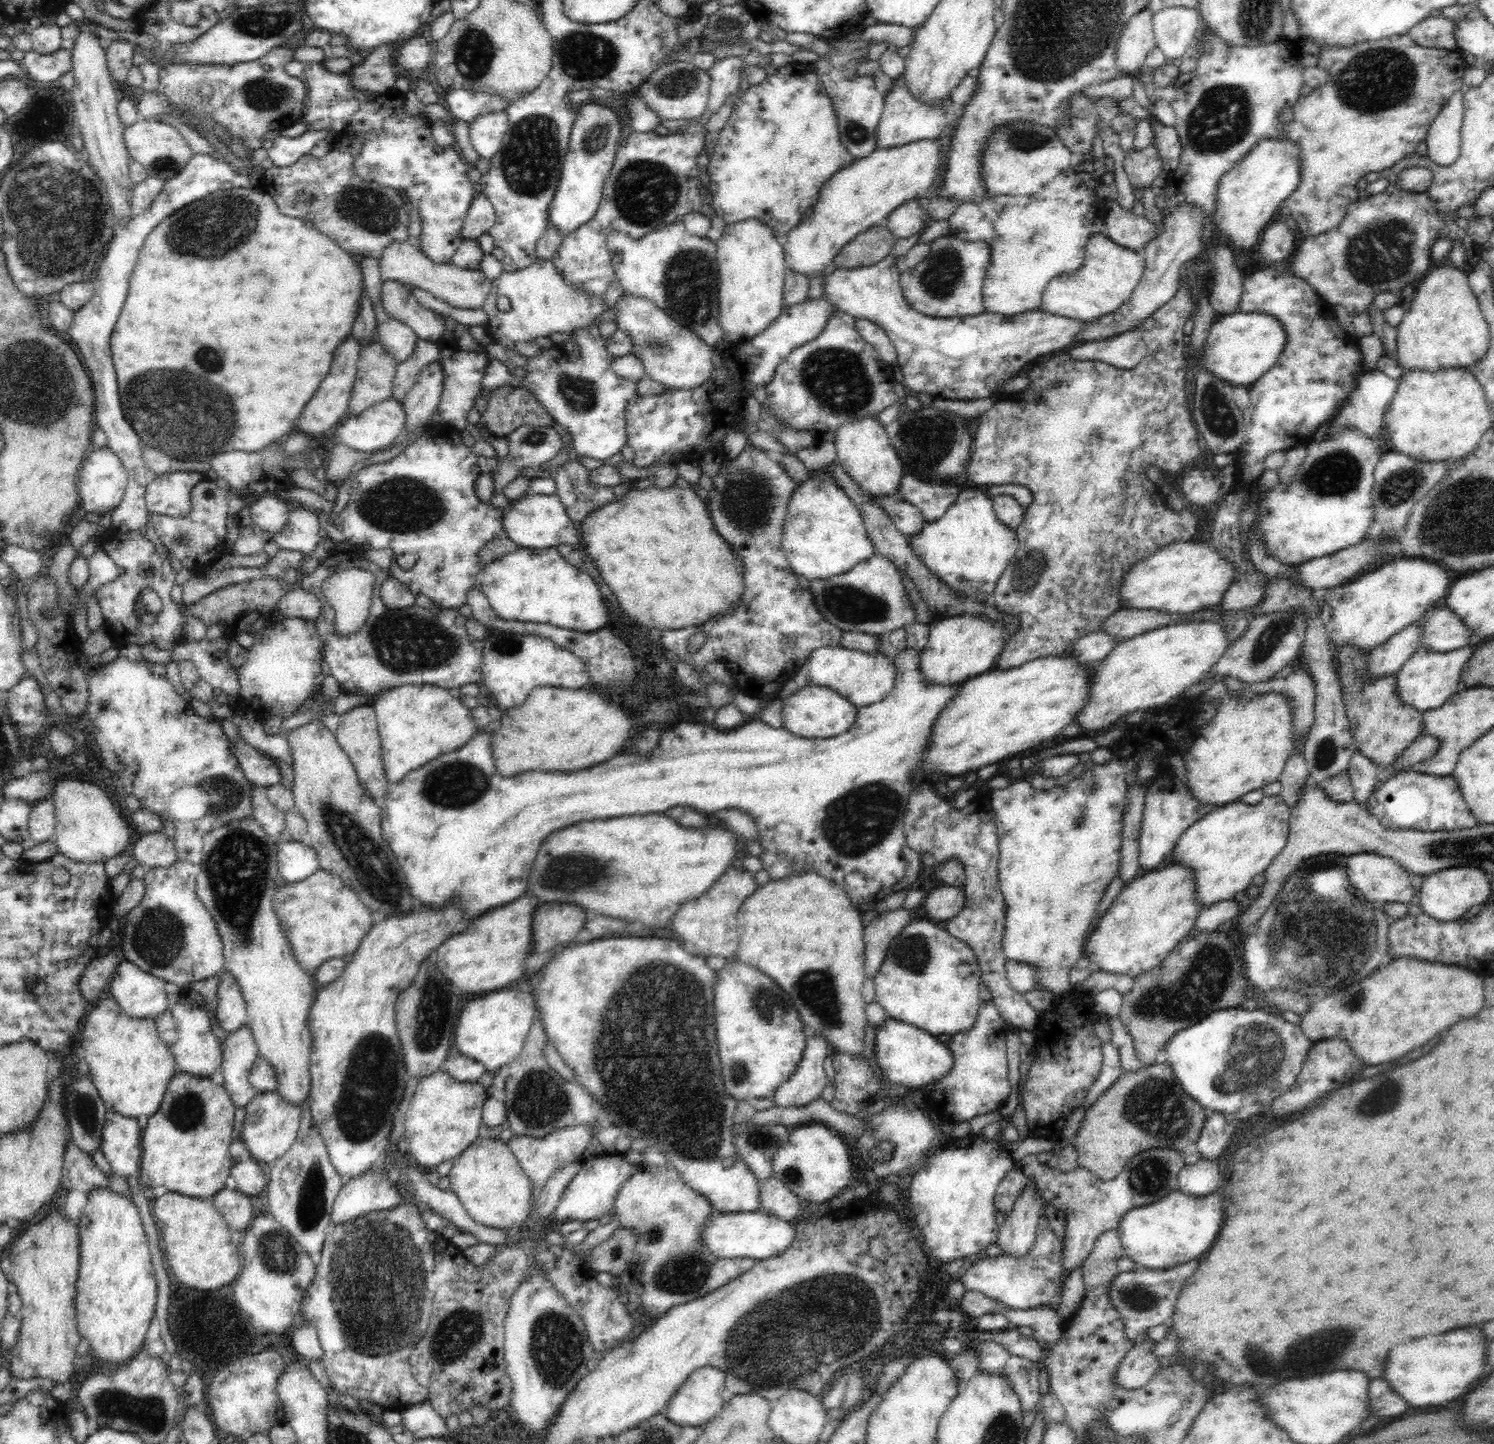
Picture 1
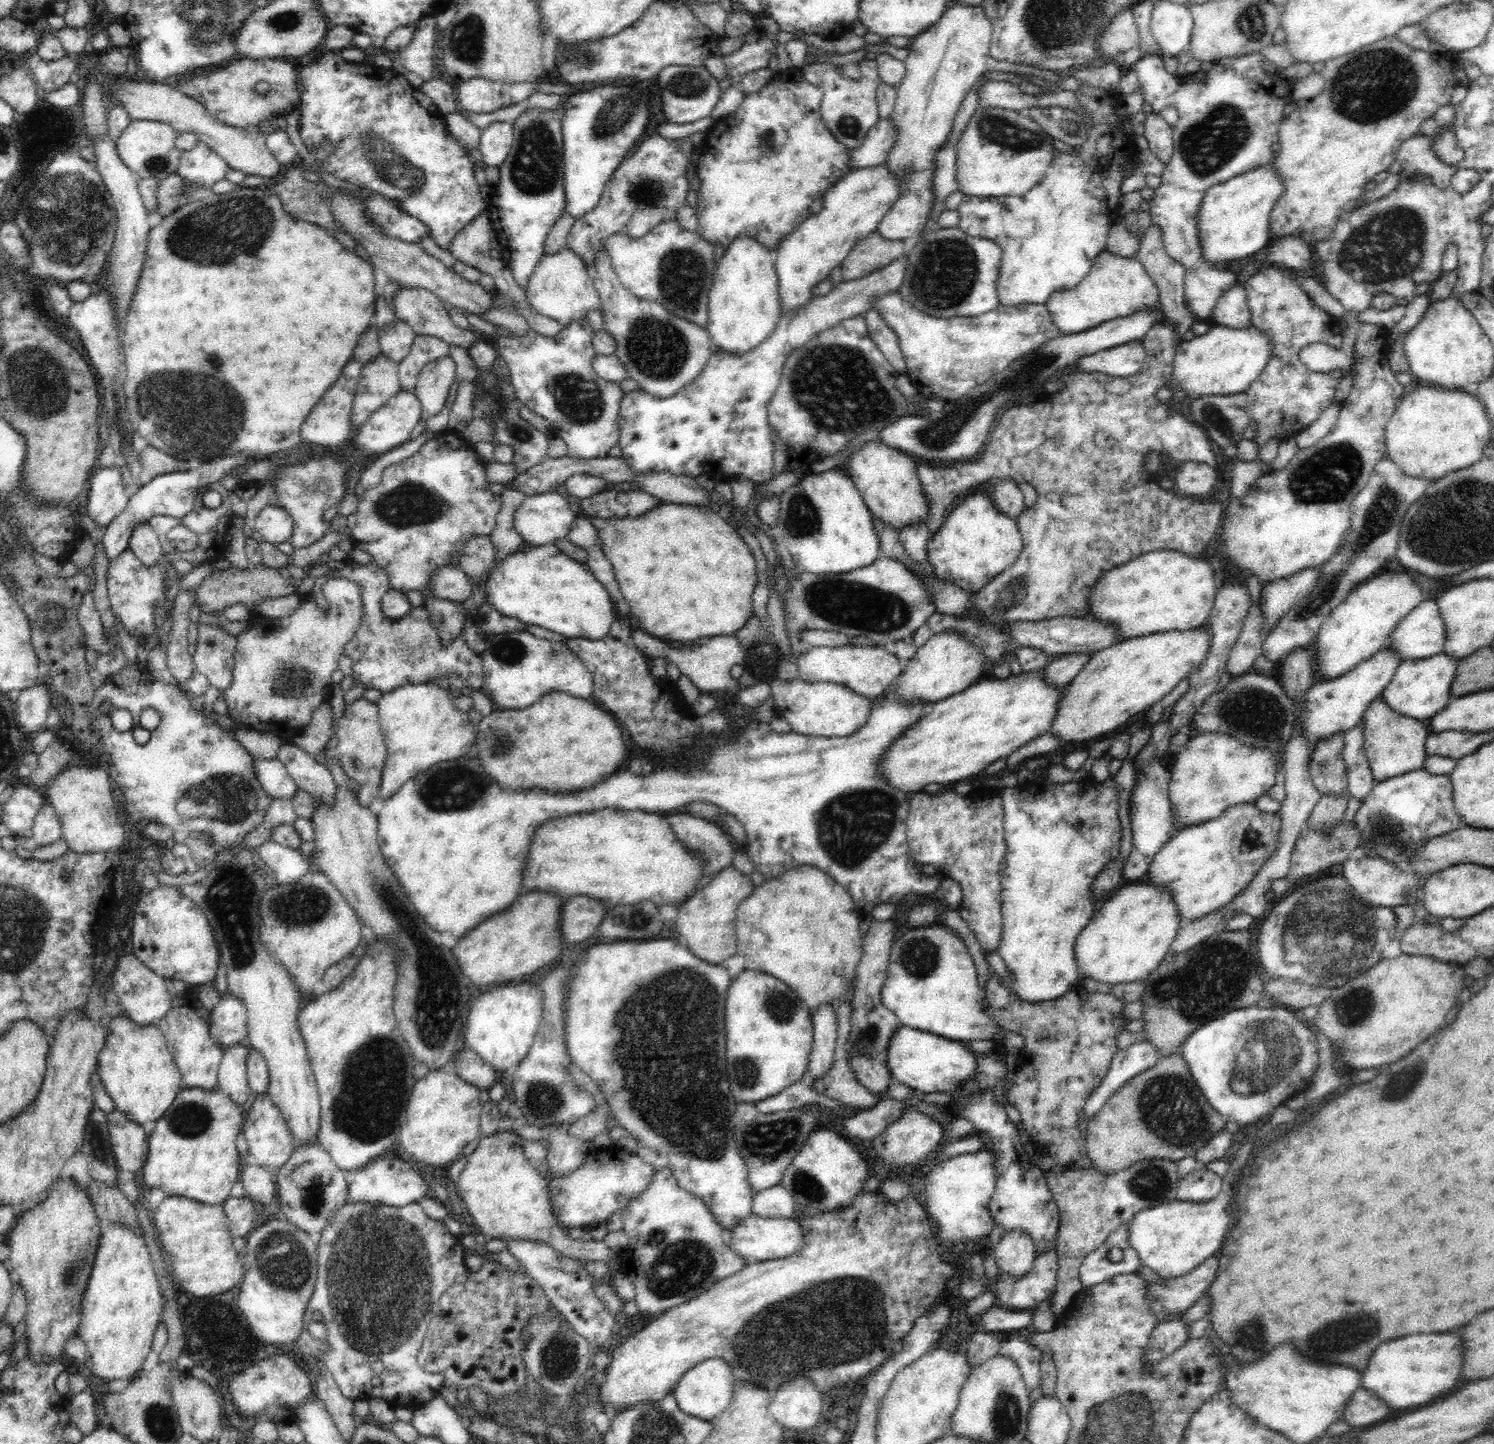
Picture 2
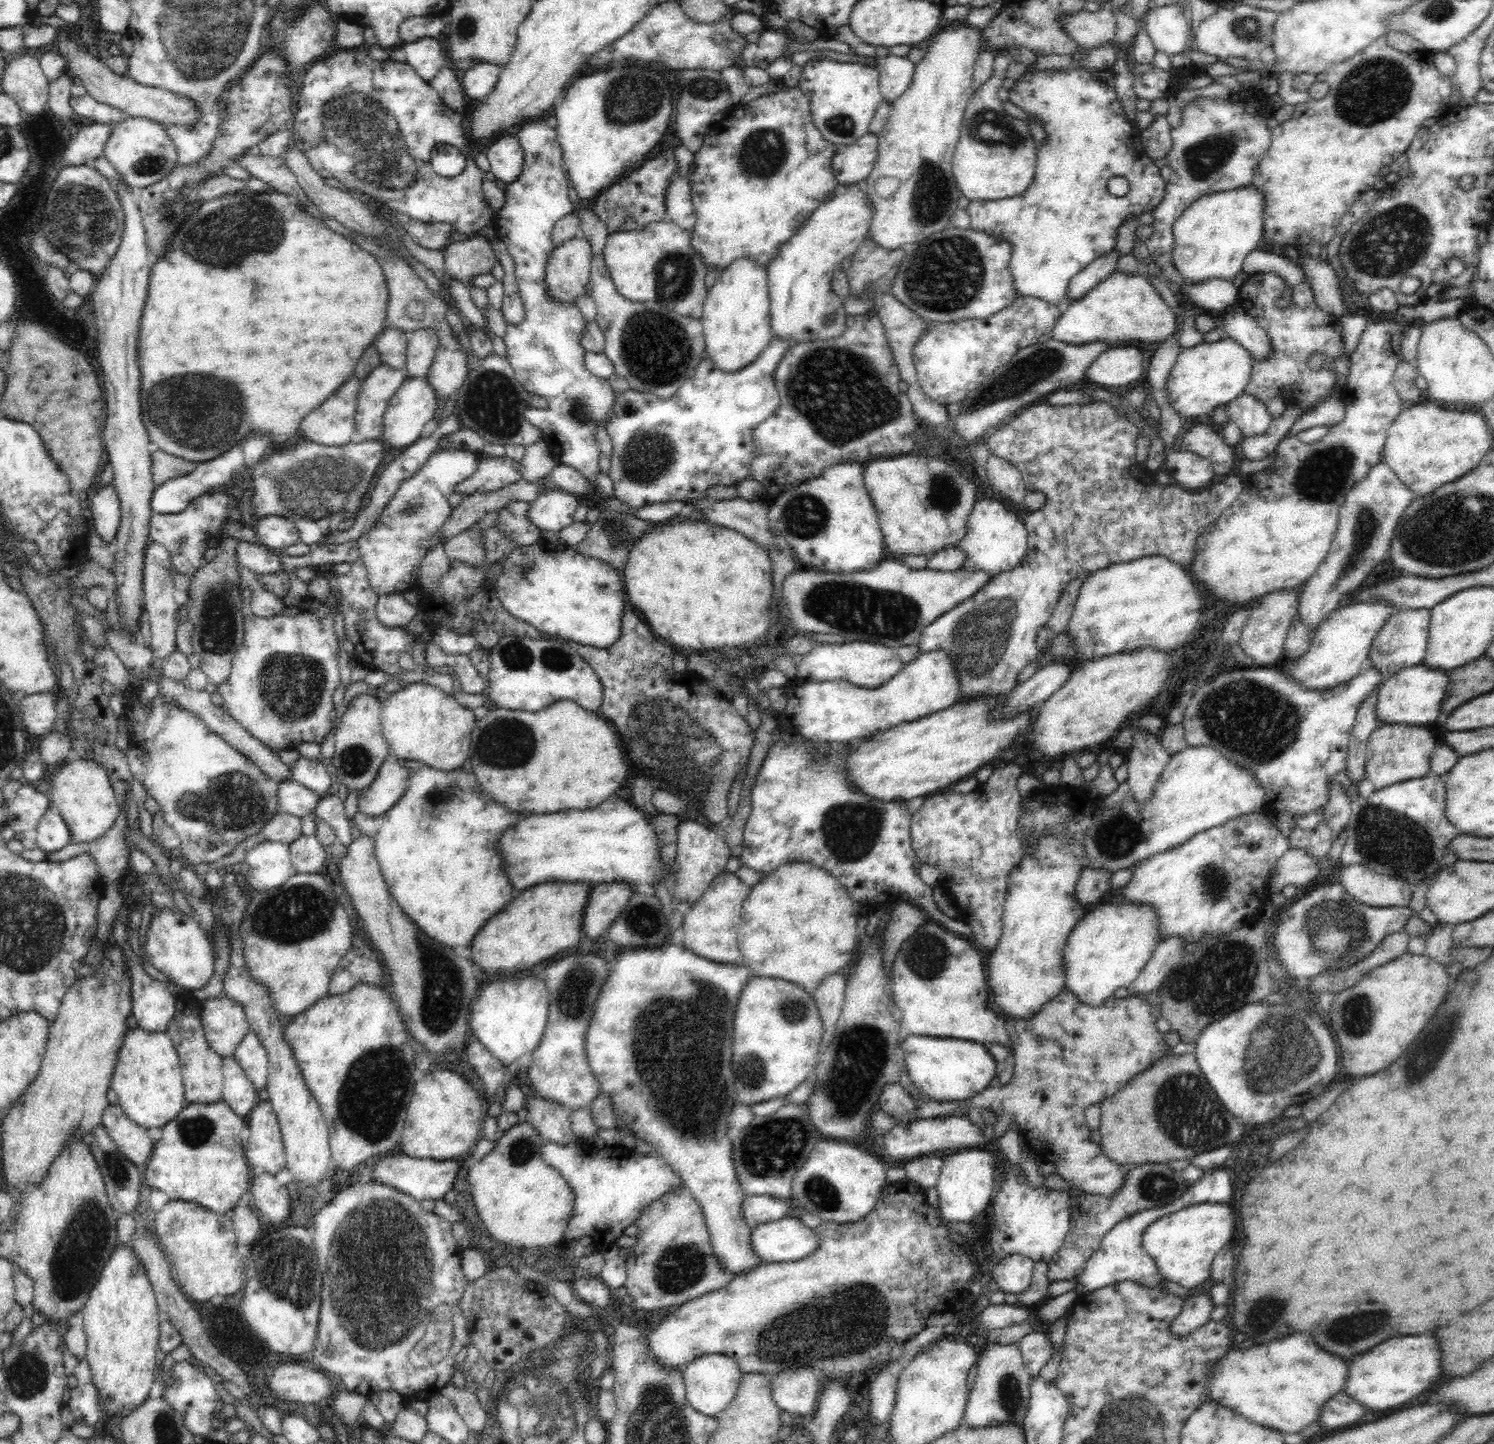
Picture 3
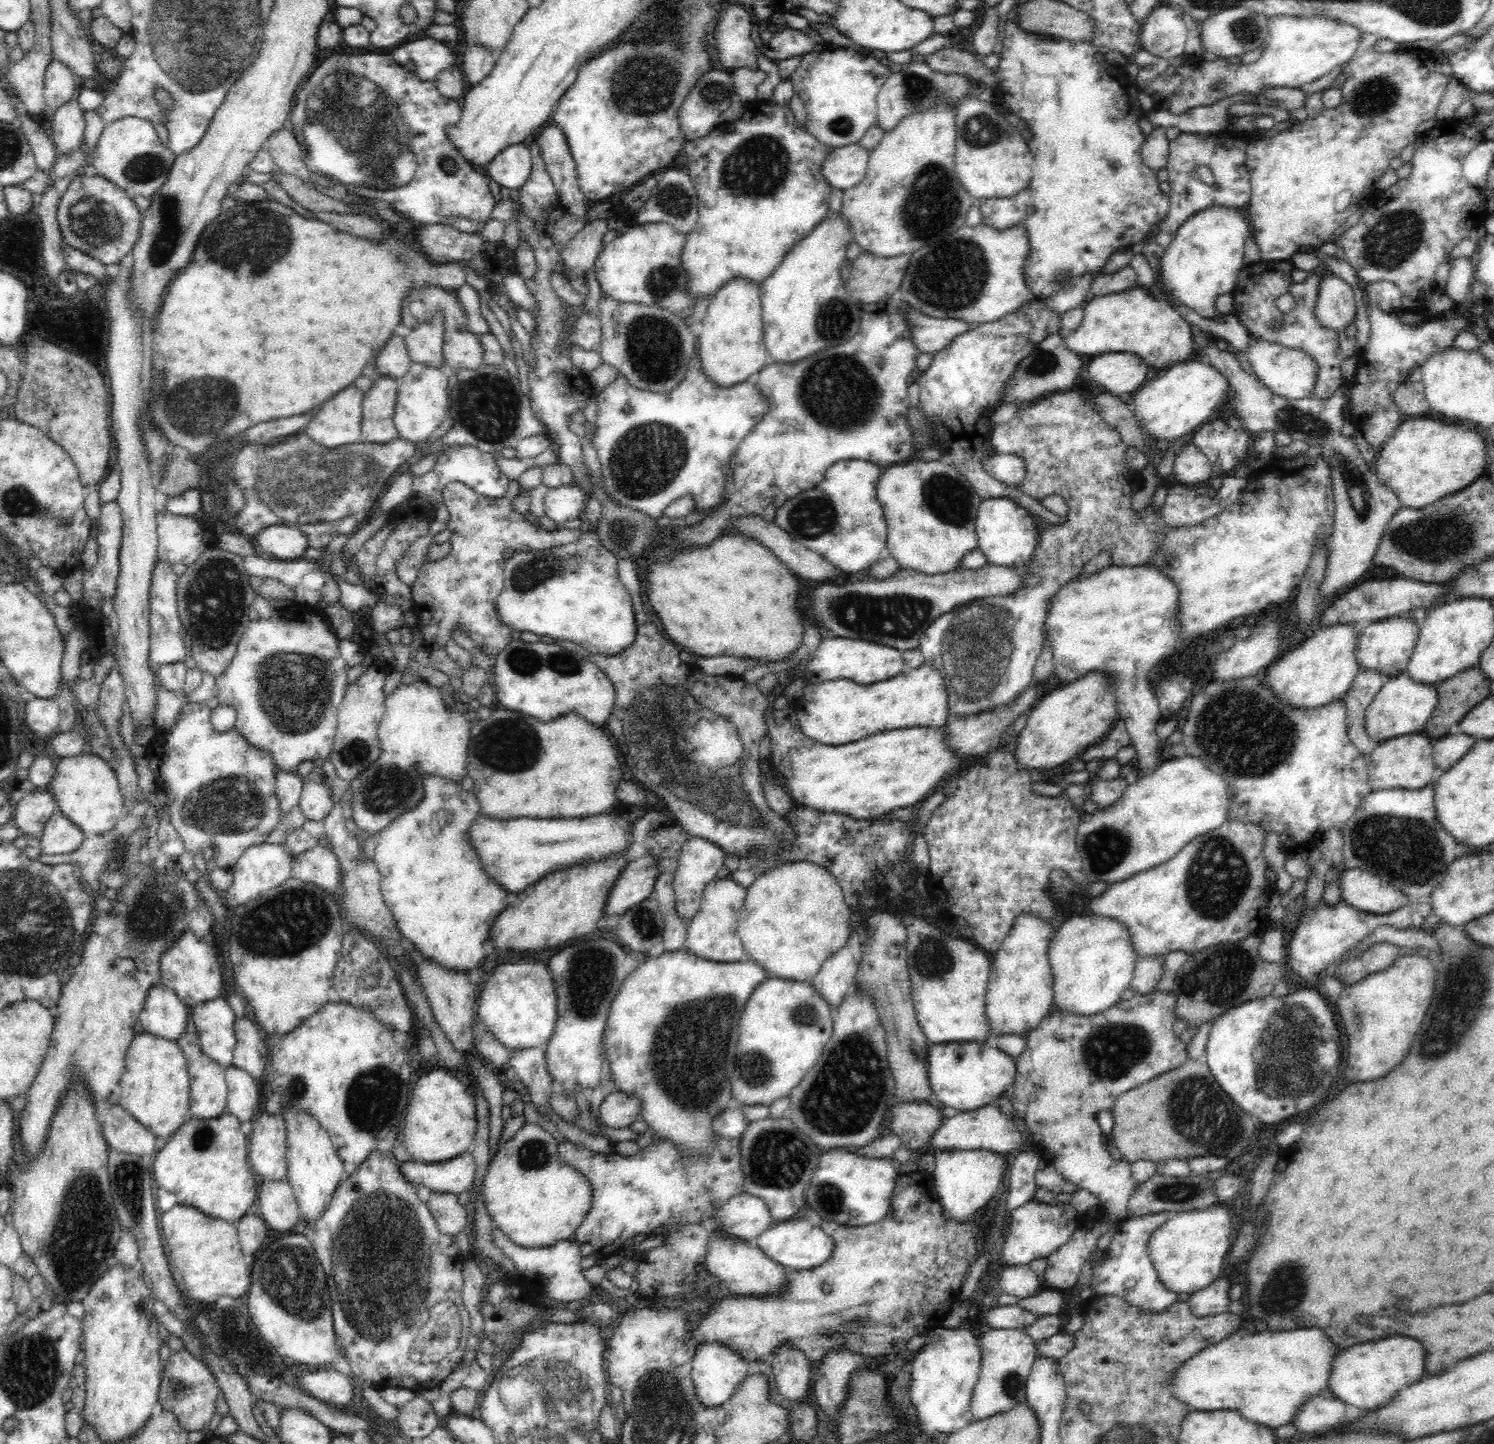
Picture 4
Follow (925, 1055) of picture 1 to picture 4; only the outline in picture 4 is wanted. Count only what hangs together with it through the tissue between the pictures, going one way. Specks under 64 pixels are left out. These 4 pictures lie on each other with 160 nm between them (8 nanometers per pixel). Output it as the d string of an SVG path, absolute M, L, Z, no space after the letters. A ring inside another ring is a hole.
M990 1041L930 1043L929 1047L926 1056L928 1083L932 1094L942 1101L944 1106L972 1111L993 1104L1004 1092L1010 1093L1016 1074L1015 1059L1004 1054Z

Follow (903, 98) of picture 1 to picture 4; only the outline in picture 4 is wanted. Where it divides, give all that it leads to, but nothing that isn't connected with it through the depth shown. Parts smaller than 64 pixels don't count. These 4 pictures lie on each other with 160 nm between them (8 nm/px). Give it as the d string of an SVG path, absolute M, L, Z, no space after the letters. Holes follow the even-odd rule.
M859 142L832 148L822 164L822 175L833 188L845 191L867 176L869 152Z

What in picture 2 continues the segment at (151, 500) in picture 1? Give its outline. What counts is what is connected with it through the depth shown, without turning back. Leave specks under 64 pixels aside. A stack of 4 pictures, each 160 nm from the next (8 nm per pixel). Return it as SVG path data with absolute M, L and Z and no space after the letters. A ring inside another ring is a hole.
M234 453L210 461L208 464L204 463L195 470L188 468L186 471L172 471L151 478L129 497L127 508L120 512L106 527L102 546L109 563L114 562L123 551L129 548L130 536L138 524L149 522L150 518L159 515L172 516L172 518L182 520L186 514L192 512L200 487L218 482L221 476L230 476L240 466L250 465L251 461L255 459L250 454Z

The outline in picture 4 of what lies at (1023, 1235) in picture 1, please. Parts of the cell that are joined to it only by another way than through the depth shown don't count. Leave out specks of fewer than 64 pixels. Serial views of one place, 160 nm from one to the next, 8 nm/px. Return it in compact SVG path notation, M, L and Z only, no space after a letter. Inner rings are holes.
M1029 1264L1008 1265L999 1273L998 1279L1001 1292L1017 1298L1034 1296L1038 1292L1039 1282Z

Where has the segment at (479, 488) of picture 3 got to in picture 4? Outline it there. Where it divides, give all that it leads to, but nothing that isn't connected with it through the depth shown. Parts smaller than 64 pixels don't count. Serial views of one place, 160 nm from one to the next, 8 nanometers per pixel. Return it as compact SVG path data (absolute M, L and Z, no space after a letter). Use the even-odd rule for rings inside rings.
M518 478L508 480L506 494L500 498L488 498L478 494L473 488L461 482L451 482L444 487L443 502L450 512L448 528L452 532L449 541L452 545L452 552L446 558L426 561L420 568L416 582L411 585L410 589L415 602L412 611L418 618L418 626L422 628L424 633L423 649L430 653L435 649L442 649L450 657L456 659L456 664L459 664L460 667L468 667L472 664L471 655L451 637L452 631L464 630L464 634L473 640L476 647L492 658L495 658L508 644L521 638L522 631L514 630L504 624L500 620L496 608L498 595L503 589L505 551L511 549L512 551L531 552L550 549L554 546L572 544L584 534L580 528L570 530L557 527L554 531L546 531L531 524L522 513L518 513L512 508L512 499L520 494L521 489Z

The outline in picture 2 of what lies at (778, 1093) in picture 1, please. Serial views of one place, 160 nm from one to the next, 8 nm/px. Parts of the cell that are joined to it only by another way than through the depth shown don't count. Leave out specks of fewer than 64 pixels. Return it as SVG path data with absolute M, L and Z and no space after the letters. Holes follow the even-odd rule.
M824 1004L818 1008L818 1012L812 1016L813 1036L812 1049L808 1067L803 1079L810 1085L823 1077L833 1066L833 1055L837 1036L837 1014L835 1008Z

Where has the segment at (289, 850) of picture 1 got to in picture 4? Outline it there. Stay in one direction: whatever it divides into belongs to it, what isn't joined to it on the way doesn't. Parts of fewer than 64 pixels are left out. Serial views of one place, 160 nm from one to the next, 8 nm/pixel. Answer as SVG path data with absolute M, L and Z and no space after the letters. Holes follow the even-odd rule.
M260 843L247 848L233 868L233 884L226 892L226 904L240 906L260 896L263 892L276 888L291 877L293 857L281 843Z

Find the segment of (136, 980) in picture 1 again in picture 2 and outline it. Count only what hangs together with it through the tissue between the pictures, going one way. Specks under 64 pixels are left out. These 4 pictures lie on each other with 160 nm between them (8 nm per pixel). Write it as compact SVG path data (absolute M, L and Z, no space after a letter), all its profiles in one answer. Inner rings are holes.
M132 953L120 957L111 981L112 989L118 996L124 1015L135 1024L156 1025L157 1021L165 1017L171 1010L172 999L170 993L167 992L165 978L150 970Z

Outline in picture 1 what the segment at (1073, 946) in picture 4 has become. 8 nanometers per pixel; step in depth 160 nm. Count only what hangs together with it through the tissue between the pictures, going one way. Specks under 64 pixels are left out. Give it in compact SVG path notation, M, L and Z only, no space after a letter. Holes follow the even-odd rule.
M1166 862L1159 868L1143 872L1141 876L1123 885L1100 922L1096 922L1090 929L1083 947L1084 955L1089 958L1094 968L1114 974L1136 977L1155 967L1193 931L1200 911L1205 908L1205 904L1197 900L1195 892L1193 868L1185 864Z

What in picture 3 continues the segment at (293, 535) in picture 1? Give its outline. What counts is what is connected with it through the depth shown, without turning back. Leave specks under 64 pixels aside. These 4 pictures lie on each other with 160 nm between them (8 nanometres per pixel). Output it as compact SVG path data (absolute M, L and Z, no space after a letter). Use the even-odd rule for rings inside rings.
M301 437L294 450L274 448L259 463L252 466L254 495L252 511L256 520L264 516L282 516L288 518L299 531L299 542L308 546L316 546L323 539L338 530L339 523L353 517L365 502L366 488L370 479L376 474L386 448L380 440L351 440L340 446L326 446Z

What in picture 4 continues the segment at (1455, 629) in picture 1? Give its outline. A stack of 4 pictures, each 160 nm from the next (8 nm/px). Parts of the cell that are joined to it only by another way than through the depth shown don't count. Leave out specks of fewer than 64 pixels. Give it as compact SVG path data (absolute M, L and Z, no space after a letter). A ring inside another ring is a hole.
M1405 615L1389 617L1378 620L1361 629L1356 648L1356 657L1362 669L1378 671L1386 678L1407 672L1409 660L1414 654L1417 640L1419 639L1418 622Z

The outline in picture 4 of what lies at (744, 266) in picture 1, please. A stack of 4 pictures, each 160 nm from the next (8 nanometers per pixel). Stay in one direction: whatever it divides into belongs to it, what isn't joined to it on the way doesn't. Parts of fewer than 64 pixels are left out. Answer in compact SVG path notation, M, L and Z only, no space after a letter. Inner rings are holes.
M734 276L709 300L699 334L699 357L704 374L720 386L739 384L755 376L767 363L760 283Z

